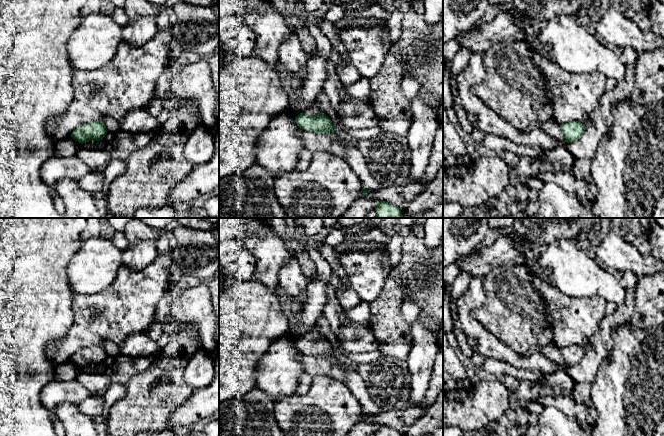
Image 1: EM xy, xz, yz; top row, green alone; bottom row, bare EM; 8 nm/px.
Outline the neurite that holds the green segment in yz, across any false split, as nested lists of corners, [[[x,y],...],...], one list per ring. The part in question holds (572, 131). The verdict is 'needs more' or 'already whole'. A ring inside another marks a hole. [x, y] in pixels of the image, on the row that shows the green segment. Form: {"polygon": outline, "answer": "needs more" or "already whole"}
{"polygon": [[[571,121],[562,125],[556,122],[543,122],[538,125],[538,129],[543,133],[566,143],[577,141],[586,130],[586,127],[579,121]]], "answer": "needs more"}

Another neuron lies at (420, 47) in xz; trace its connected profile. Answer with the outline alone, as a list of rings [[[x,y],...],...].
[[[413,9],[404,13],[401,36],[397,43],[393,44],[392,52],[401,59],[404,64],[404,74],[411,75],[420,84],[420,91],[429,94],[432,99],[440,102],[443,100],[443,11],[440,20],[436,23],[426,23],[424,13],[419,14]]]

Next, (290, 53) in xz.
[[[295,30],[291,31],[278,49],[278,61],[293,75],[292,85],[294,87],[303,87],[304,80],[298,72],[306,66],[307,60],[308,57],[302,49]]]

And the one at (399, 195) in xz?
[[[409,183],[401,186],[381,187],[370,192],[365,196],[360,196],[354,201],[348,210],[338,218],[366,218],[368,213],[375,210],[378,201],[386,201],[400,208],[404,216],[408,204],[426,188],[426,184]]]

